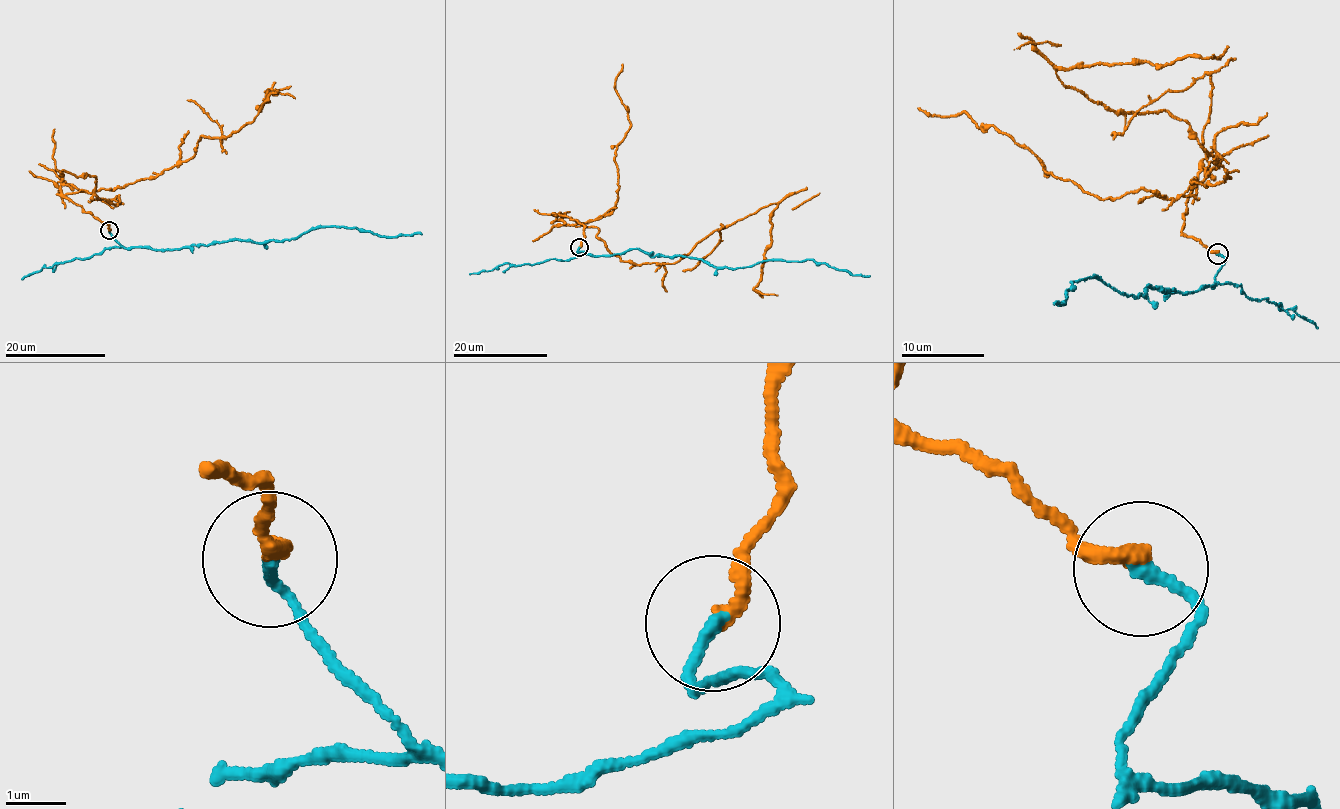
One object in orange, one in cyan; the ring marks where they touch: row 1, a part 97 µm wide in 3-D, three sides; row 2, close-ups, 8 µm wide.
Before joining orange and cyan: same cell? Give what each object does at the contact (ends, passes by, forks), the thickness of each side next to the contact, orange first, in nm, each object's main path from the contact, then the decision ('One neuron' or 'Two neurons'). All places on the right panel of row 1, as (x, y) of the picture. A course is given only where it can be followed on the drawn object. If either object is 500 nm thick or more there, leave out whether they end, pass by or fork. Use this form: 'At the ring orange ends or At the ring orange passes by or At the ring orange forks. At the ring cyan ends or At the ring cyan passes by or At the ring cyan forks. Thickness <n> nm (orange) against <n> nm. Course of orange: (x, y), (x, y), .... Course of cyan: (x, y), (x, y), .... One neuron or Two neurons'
At the ring orange ends. At the ring cyan ends. Thickness 280 nm (orange) against 220 nm. Course of orange: (1218, 253), (1182, 230), (1191, 181), (1229, 176), (1190, 124), (1165, 111), (1119, 114), (1056, 73), (1214, 54). Course of cyan: (1218, 253), (1214, 285), (1171, 293), (1148, 286), (1134, 298), (1092, 277), (1070, 283), (1064, 303), (1053, 305). Two neurons

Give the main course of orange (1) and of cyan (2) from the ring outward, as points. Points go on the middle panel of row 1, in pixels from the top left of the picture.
1: (579, 248), (582, 224), (560, 215), (597, 227), (622, 260), (671, 264), (774, 203), (754, 288), (777, 296)
2: (579, 248), (612, 256), (636, 249), (736, 269), (763, 260), (813, 259), (870, 276)

